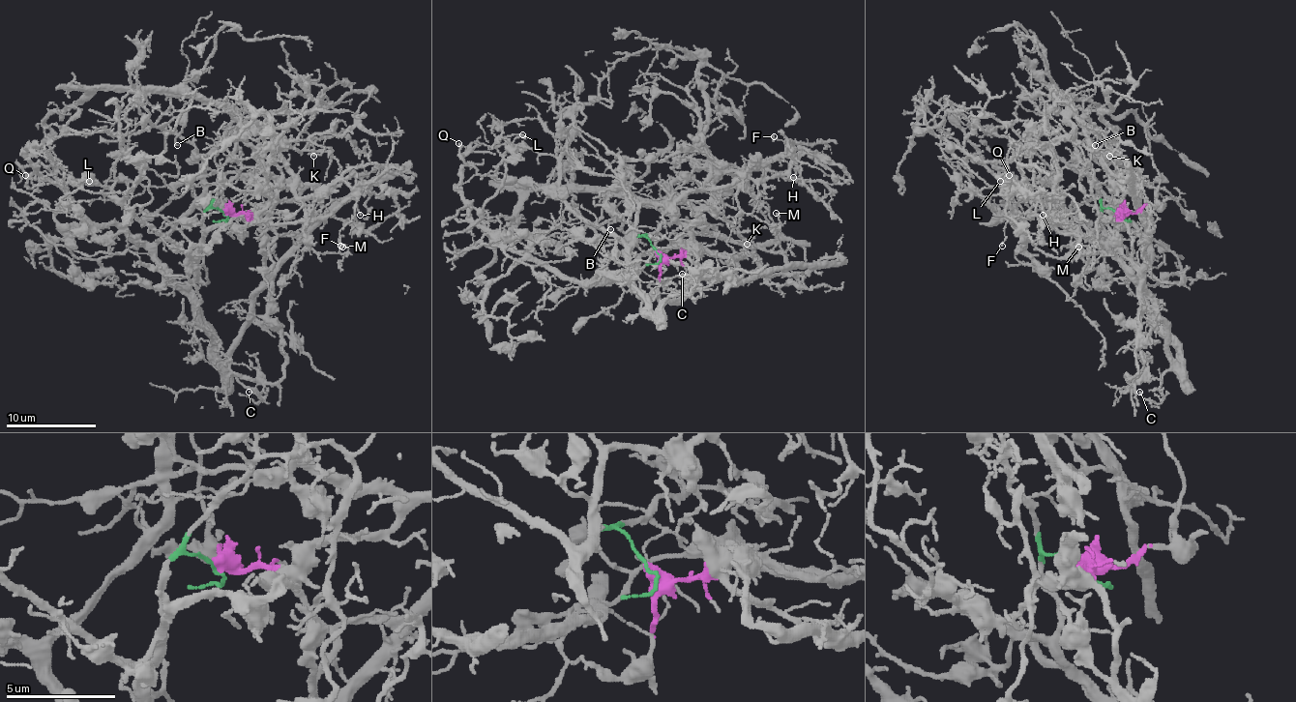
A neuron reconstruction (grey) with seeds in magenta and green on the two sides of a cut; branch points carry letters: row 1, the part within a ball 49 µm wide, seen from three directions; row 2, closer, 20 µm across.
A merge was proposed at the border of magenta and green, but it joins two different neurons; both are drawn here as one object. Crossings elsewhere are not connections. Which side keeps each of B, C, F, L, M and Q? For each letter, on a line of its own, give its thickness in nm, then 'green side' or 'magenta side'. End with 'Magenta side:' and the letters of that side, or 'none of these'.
B: 90 nm thick; green side
C: 110 nm thick; green side
F: 110 nm thick; magenta side
L: 110 nm thick; green side
M: 120 nm thick; magenta side
Q: 200 nm thick; green side
Magenta side: F, M

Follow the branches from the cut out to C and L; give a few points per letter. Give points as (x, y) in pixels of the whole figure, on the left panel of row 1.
C: (224, 213), (204, 213), (197, 274), (191, 280), (192, 321), (220, 362), (263, 400), (250, 392)
L: (224, 213), (209, 209), (202, 245), (186, 251), (152, 231), (123, 192), (87, 190), (80, 182), (89, 182)

